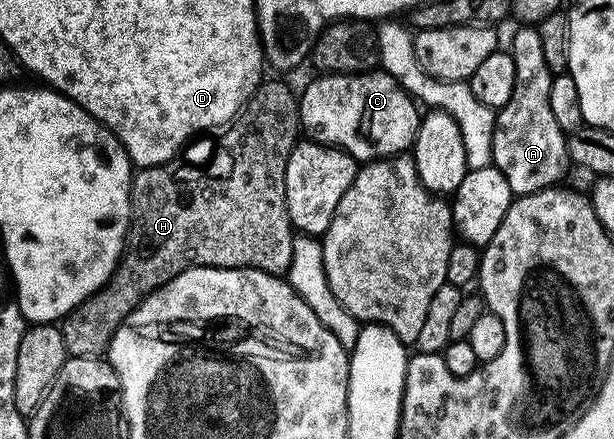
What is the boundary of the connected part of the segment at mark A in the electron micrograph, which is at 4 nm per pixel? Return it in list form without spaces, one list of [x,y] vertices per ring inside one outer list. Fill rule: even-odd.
[[[522,26],[519,29],[508,45],[508,51],[516,62],[516,86],[512,86],[512,98],[508,98],[506,105],[497,109],[492,138],[493,167],[499,168],[504,174],[515,197],[531,196],[533,192],[543,192],[545,188],[555,187],[561,181],[558,179],[566,172],[566,164],[571,163],[567,133],[562,132],[560,126],[556,126],[556,118],[552,115],[552,106],[548,102],[554,76],[544,62],[540,34],[534,26]]]

